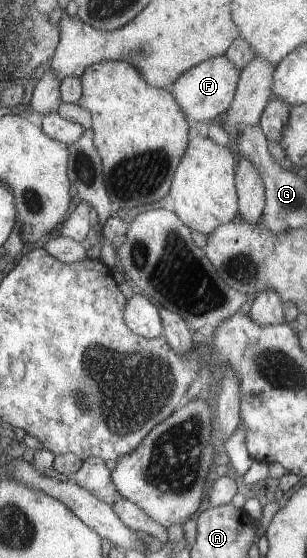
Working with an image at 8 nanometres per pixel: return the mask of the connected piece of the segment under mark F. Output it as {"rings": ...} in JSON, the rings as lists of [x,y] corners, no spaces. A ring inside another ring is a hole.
{"rings":[[[225,56],[209,58],[181,74],[173,82],[171,94],[180,103],[181,110],[184,110],[185,116],[190,118],[191,123],[204,128],[211,118],[215,118],[215,116],[221,114],[224,110],[226,111],[231,106],[239,73],[240,70],[229,62]]]}

